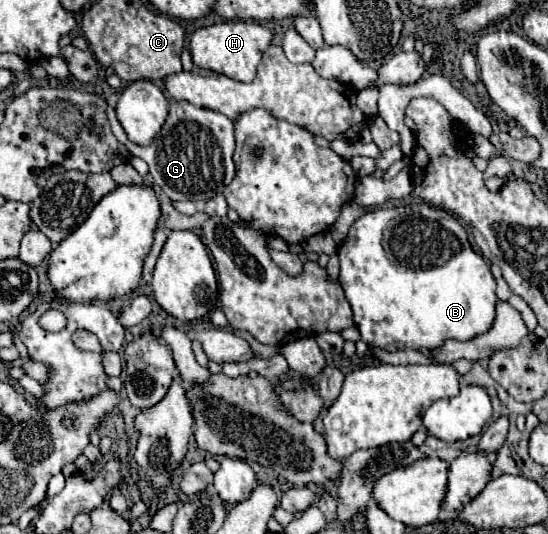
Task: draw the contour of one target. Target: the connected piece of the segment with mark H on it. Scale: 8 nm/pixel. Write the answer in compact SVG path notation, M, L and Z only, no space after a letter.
M225 21L211 27L197 29L191 37L191 57L193 63L201 69L211 69L215 73L223 73L235 81L249 83L257 75L257 65L261 55L271 45L273 33L265 25L257 21Z

